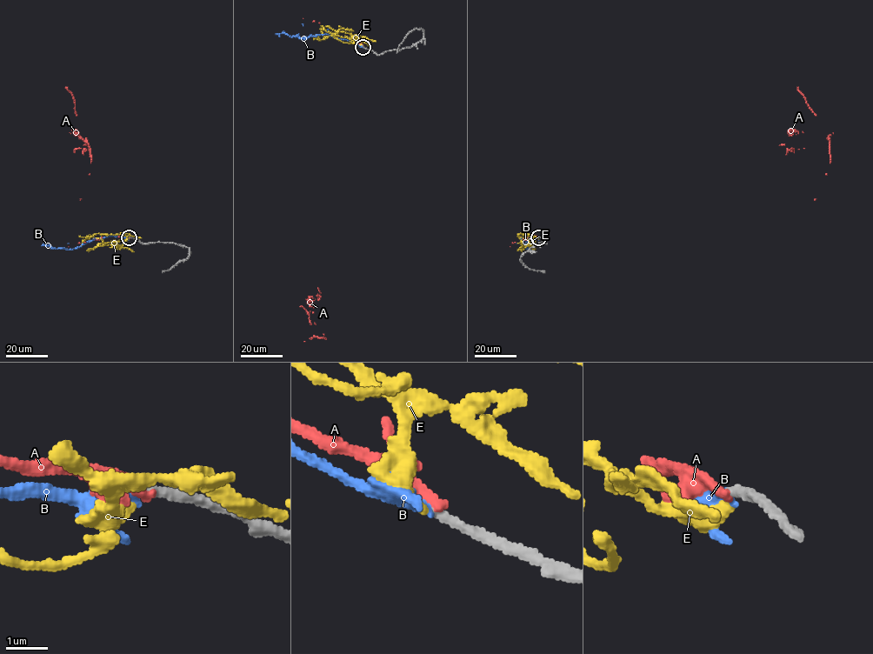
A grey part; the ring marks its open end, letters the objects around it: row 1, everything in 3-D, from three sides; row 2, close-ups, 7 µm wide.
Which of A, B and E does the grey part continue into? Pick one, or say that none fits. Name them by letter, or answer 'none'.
B

